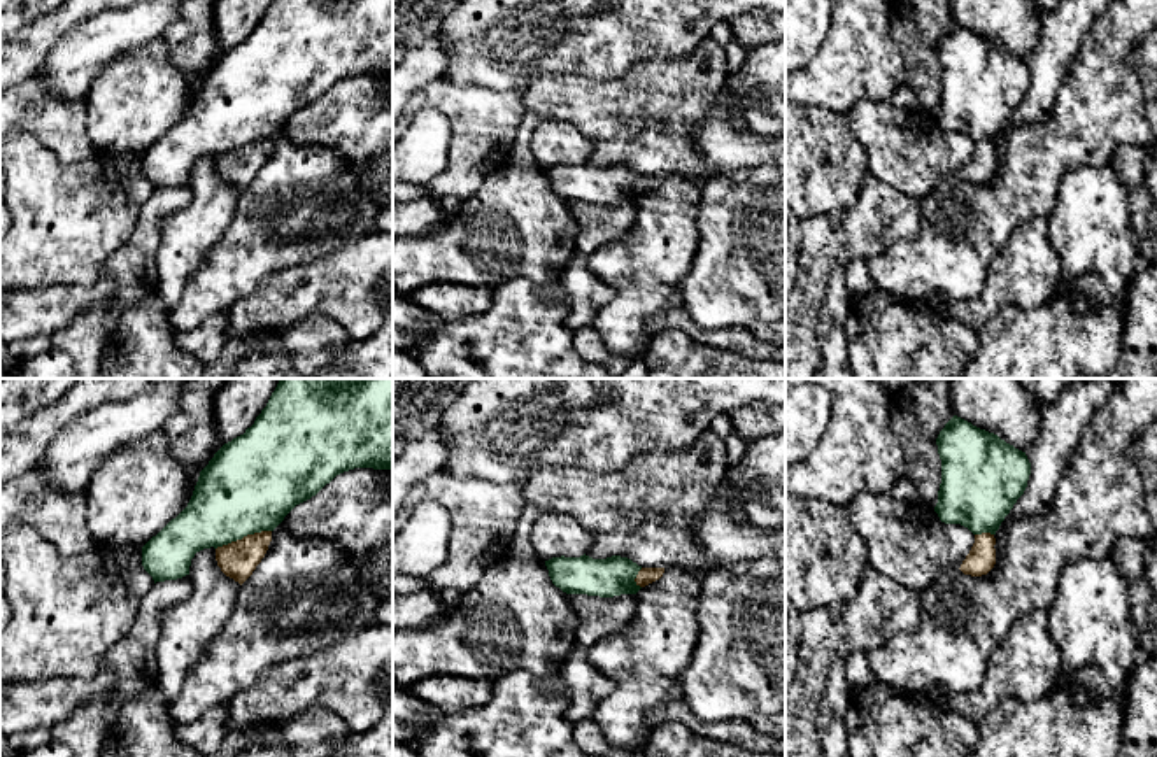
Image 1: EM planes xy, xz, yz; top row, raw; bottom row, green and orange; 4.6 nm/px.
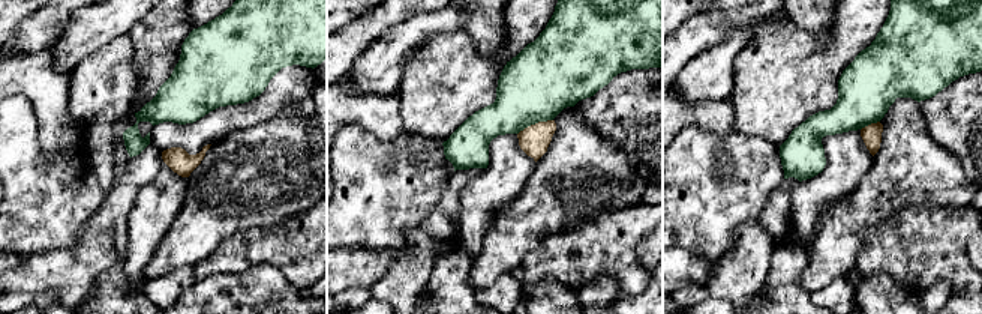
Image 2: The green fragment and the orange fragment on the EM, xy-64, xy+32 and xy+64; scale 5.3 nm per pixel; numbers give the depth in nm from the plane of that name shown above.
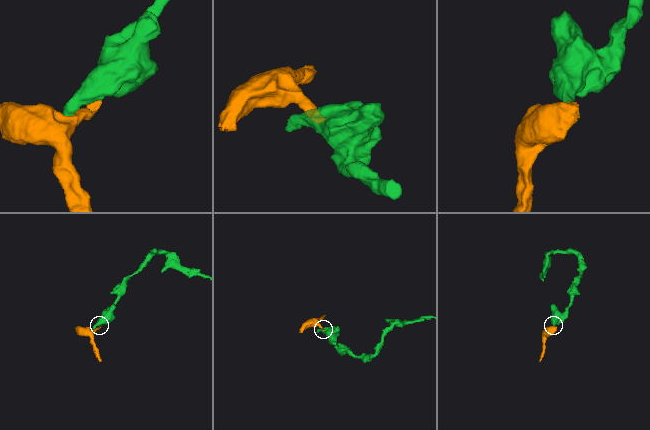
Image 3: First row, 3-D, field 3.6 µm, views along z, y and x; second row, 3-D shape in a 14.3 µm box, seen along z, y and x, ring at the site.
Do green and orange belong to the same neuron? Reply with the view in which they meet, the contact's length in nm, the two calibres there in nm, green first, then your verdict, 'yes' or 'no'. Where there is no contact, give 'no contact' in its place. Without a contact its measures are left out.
contact in xy; length 280 nm; calibres 440 and 170 nm; no

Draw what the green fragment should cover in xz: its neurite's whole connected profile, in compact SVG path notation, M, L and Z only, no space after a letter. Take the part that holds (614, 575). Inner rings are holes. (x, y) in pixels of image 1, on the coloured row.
M612 555L607 559L552 557L545 561L549 577L566 594L587 594L614 598L636 594L642 587L635 582L642 566L628 557Z

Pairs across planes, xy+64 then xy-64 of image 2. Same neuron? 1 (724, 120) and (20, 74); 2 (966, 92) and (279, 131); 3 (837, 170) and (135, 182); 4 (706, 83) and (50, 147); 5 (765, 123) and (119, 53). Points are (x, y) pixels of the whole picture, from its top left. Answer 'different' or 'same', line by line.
1: same
2: different
3: different
4: different
5: same

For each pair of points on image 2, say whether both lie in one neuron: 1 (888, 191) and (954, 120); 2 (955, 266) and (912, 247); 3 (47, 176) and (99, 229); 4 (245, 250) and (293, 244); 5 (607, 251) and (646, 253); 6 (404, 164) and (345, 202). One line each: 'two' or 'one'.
1: two
2: one
3: two
4: one
5: two
6: one

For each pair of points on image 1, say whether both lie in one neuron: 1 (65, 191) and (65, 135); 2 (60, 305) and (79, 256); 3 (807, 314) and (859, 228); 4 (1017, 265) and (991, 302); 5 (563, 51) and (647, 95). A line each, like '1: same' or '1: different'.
1: different
2: different
3: same
4: same
5: different

